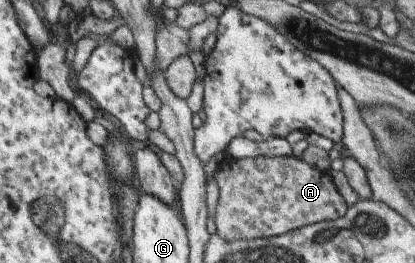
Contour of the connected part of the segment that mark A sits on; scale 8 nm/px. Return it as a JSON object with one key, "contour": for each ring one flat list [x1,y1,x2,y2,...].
{"contour":[[225,156,219,162,215,175,219,185,220,198,214,215,217,233,229,241,269,238,285,235,289,231,325,220,345,217,347,207,343,195,337,191,329,172,321,171,298,157,257,157,257,159,232,159]]}

